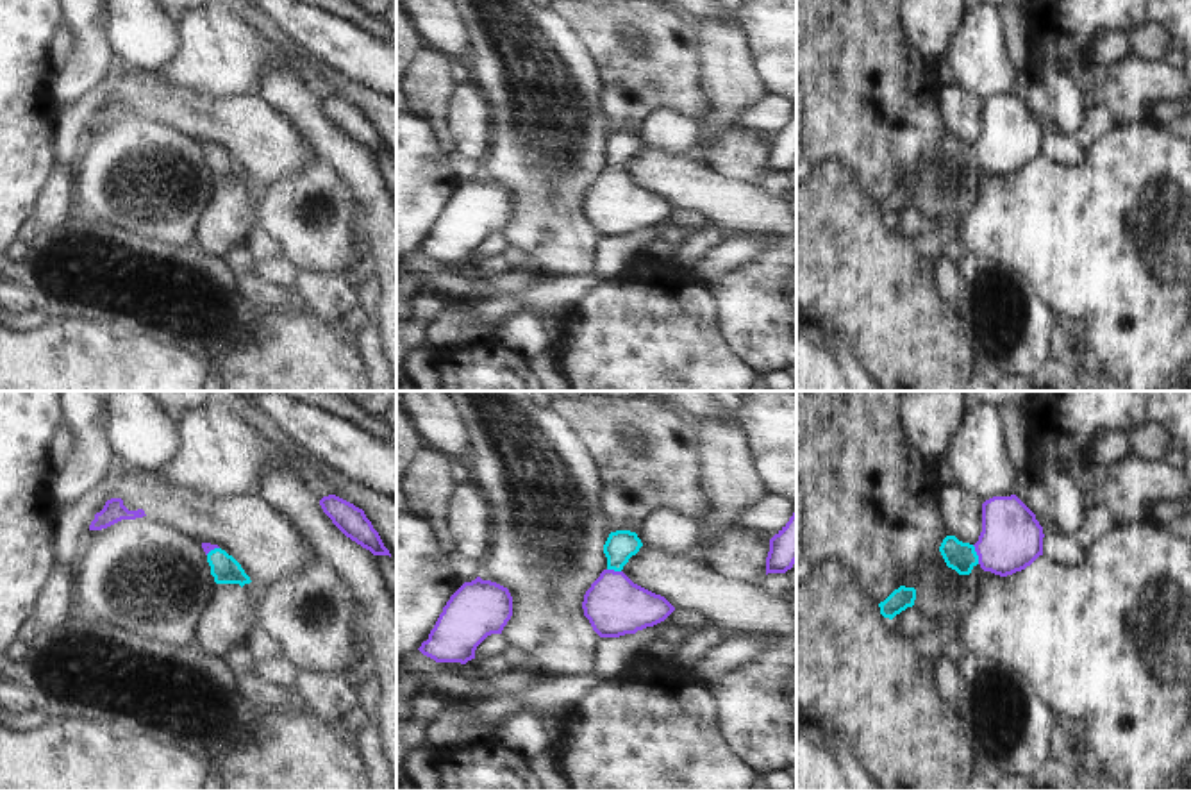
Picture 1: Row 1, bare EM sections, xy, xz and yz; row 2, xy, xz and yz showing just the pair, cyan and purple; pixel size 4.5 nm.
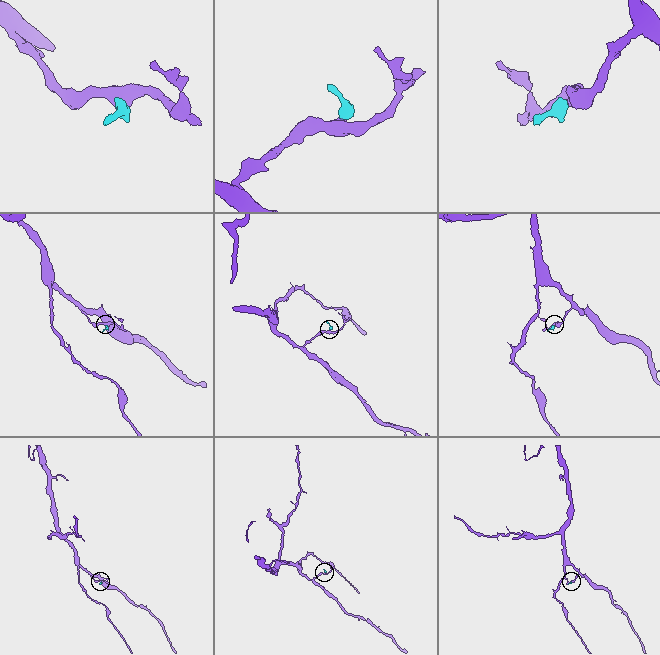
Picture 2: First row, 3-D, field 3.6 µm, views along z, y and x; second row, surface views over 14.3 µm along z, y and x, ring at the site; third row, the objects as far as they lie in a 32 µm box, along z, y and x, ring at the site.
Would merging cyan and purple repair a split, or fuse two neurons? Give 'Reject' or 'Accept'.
Accept

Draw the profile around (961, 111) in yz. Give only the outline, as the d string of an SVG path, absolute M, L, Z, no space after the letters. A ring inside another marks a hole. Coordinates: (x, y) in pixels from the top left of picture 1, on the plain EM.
M945 77L939 91L939 107L946 123L946 134L975 145L982 132L982 104L977 95L964 91L952 79Z

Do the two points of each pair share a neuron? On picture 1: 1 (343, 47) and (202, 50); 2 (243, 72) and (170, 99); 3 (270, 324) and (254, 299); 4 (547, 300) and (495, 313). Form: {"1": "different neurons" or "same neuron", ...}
{"1": "different neurons", "2": "different neurons", "3": "different neurons", "4": "same neuron"}

